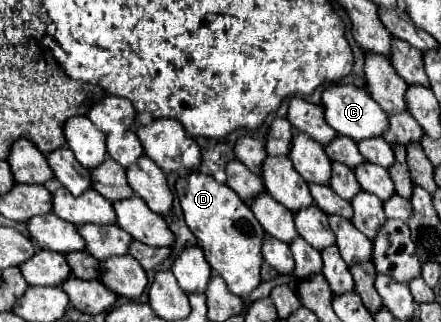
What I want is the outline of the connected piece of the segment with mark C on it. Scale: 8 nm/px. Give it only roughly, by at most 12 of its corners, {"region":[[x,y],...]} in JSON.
{"region":[[362,87],[322,91],[326,123],[354,141],[380,137],[388,113]]}

